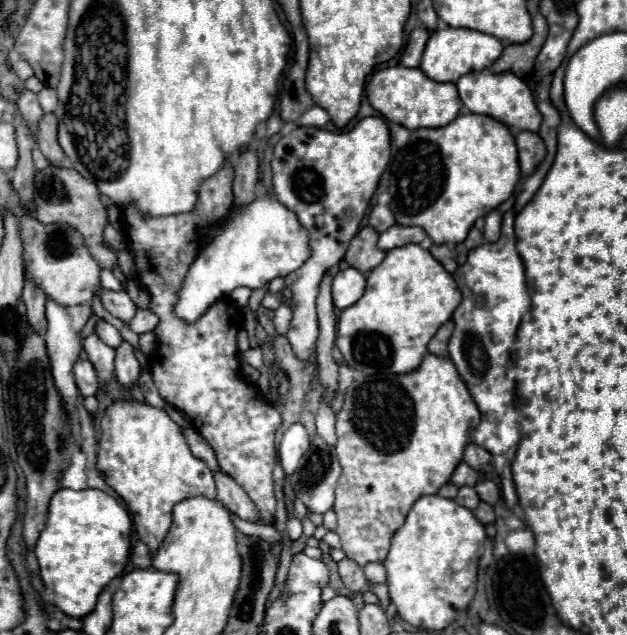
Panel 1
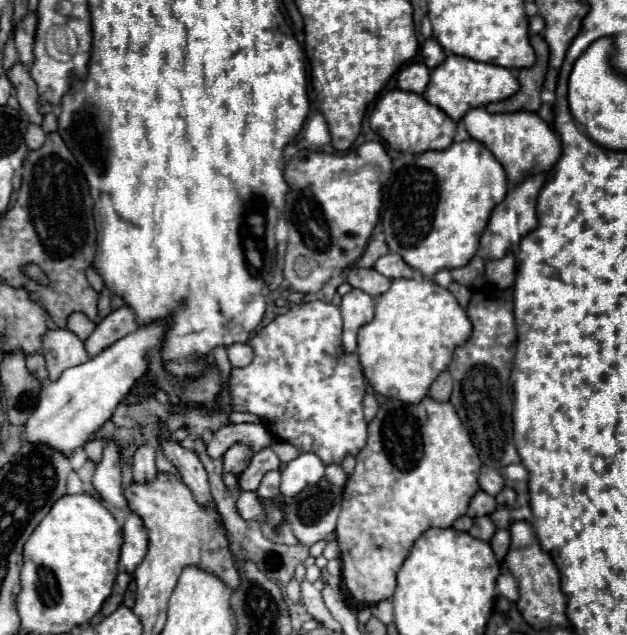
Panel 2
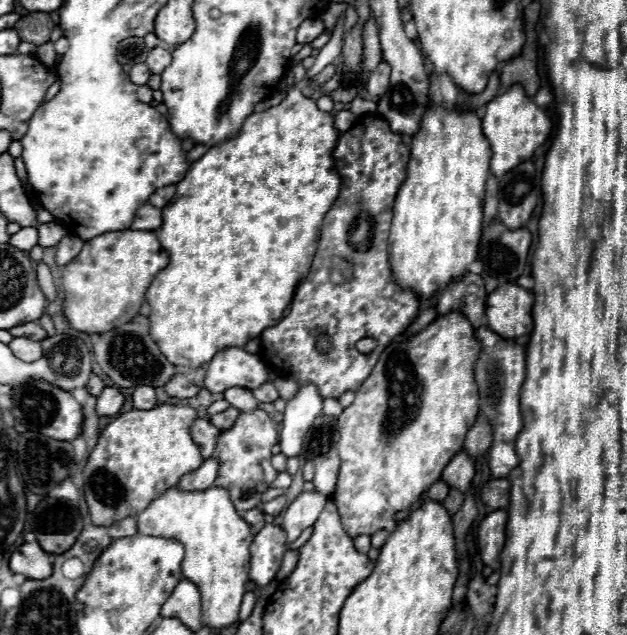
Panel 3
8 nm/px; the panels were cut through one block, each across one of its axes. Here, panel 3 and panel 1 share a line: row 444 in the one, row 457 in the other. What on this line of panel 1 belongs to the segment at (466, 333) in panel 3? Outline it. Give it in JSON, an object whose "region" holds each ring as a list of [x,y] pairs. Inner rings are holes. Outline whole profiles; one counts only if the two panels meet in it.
{"region":[[[426,354],[422,364],[408,374],[376,374],[356,380],[344,394],[342,410],[336,416],[336,454],[342,466],[342,476],[336,488],[334,510],[338,514],[338,536],[348,558],[366,566],[368,562],[382,562],[388,554],[392,534],[404,524],[404,518],[416,498],[436,494],[462,462],[464,446],[470,442],[480,412],[460,378],[450,358]]]}

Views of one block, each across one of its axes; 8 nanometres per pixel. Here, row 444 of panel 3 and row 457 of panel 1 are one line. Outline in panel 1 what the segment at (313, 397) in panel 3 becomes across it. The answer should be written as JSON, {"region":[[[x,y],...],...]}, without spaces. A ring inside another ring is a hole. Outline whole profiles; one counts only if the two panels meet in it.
{"region":[[[300,422],[292,424],[284,432],[282,442],[280,442],[280,462],[282,462],[282,468],[288,476],[296,470],[300,458],[308,450],[308,446],[310,446],[310,436],[308,436],[306,428]]]}

